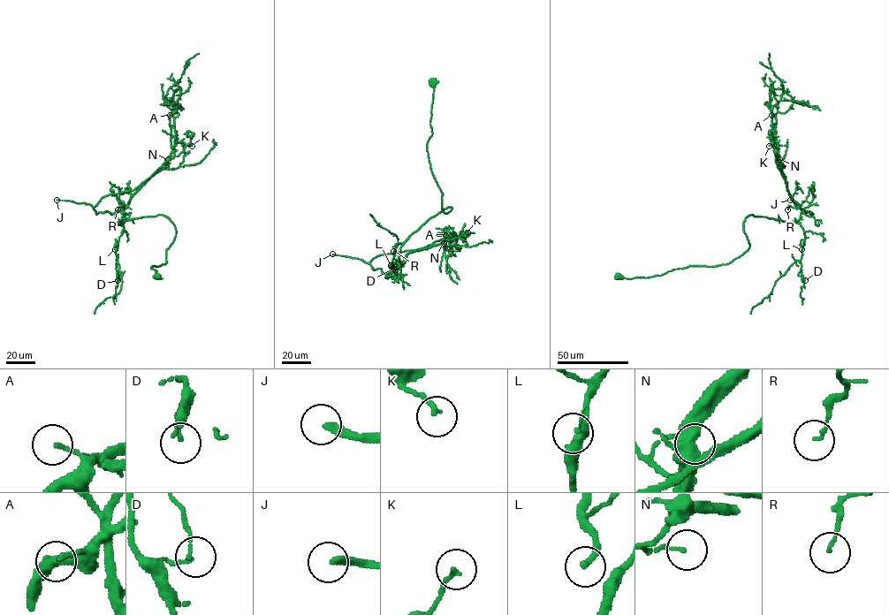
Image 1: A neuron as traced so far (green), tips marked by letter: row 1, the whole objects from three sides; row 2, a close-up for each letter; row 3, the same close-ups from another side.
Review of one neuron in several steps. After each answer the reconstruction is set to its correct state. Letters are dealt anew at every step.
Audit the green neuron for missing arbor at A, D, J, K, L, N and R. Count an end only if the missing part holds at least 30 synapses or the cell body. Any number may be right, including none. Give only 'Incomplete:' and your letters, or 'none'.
Incomplete: J, L

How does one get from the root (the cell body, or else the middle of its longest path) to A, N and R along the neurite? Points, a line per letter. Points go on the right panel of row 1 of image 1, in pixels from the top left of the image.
A: (619, 277), (727, 264), (749, 246), (743, 227), (748, 215), (799, 219), (803, 210), (778, 163), (771, 115)
N: (619, 277), (727, 264), (749, 246), (743, 227), (748, 215), (797, 221), (803, 210), (789, 194), (779, 159)
R: (619, 277), (727, 264), (749, 246), (743, 227), (748, 216), (793, 222), (803, 210), (801, 205), (787, 209)

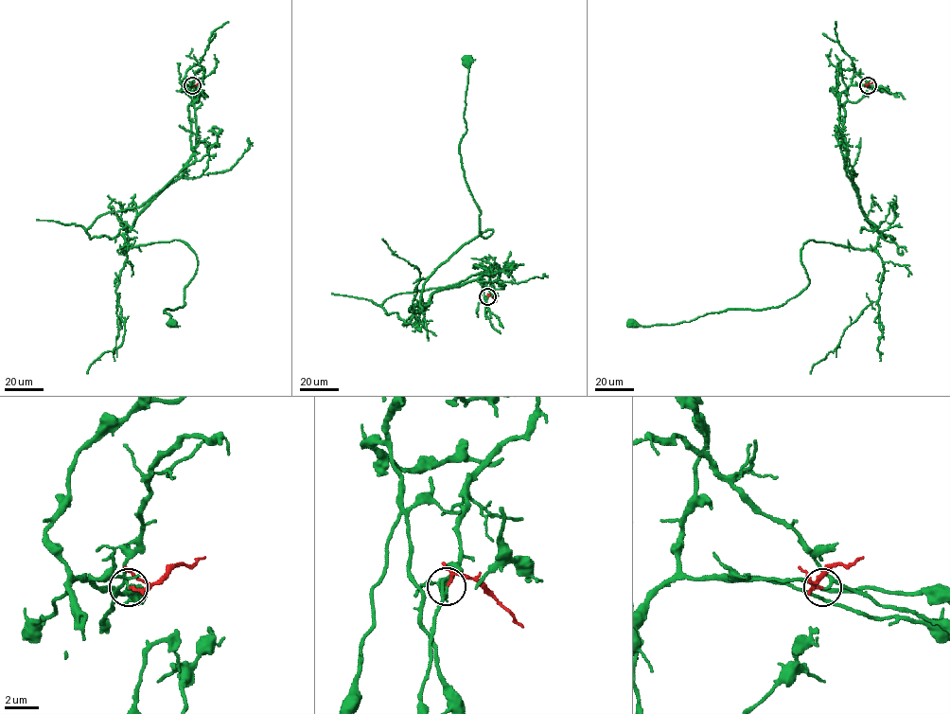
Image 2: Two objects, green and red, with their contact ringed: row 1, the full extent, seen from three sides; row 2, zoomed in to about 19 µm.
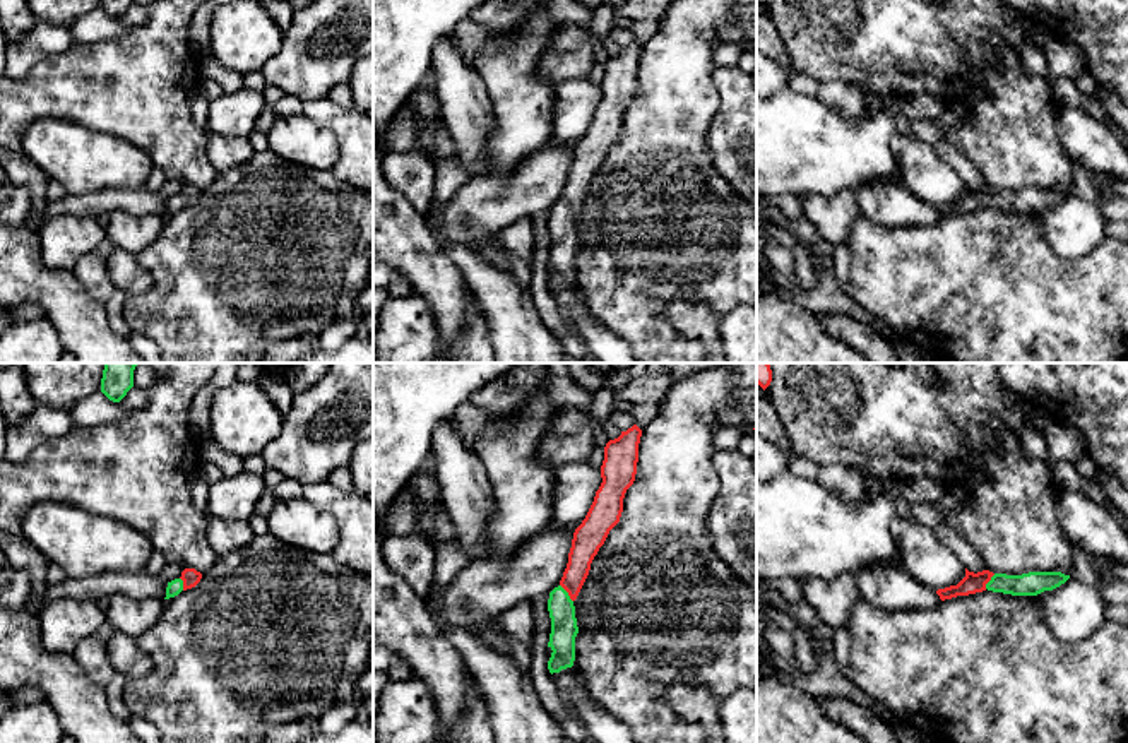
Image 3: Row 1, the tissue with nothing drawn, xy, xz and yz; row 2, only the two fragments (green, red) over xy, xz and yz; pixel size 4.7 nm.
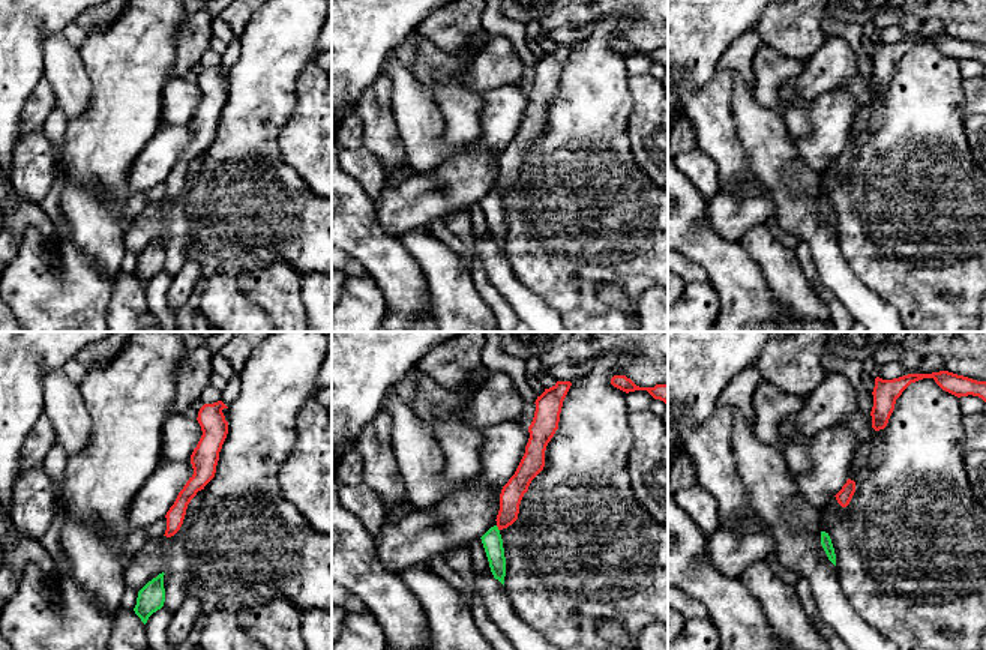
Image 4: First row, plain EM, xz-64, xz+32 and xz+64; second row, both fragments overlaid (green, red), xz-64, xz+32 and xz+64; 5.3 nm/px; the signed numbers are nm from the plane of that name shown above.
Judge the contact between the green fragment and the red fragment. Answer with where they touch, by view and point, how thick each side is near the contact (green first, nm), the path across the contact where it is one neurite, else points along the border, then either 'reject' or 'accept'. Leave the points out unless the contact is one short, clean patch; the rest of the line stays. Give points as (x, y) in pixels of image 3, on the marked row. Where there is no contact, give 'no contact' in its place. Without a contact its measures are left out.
meets green in xz at (567, 593); 130 nm thick on the green side, 140 nm on the other; runs through xz (562, 612), (567, 593), (586, 543); accept

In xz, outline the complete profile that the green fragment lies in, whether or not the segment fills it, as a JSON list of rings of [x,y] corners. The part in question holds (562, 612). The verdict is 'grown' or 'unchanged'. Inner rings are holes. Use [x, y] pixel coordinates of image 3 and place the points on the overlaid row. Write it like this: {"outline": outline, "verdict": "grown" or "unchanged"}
{"outline": [[[633,425],[606,443],[601,466],[603,483],[585,519],[573,532],[568,563],[560,585],[549,592],[551,633],[548,647],[553,652],[548,669],[551,675],[573,666],[575,637],[579,633],[573,601],[589,575],[594,556],[609,531],[620,522],[625,493],[637,474],[640,437],[642,430]]], "verdict": "grown"}

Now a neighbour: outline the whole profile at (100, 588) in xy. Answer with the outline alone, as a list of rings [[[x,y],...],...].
[[[145,570],[132,572],[103,572],[84,579],[67,577],[62,584],[50,584],[45,589],[45,604],[62,599],[92,601],[103,604],[115,594],[137,599],[166,597],[168,584],[157,575]]]

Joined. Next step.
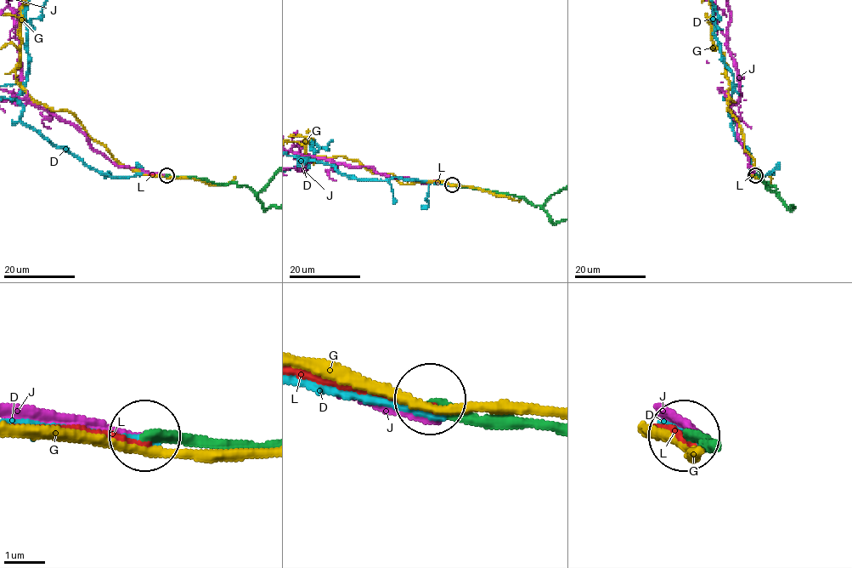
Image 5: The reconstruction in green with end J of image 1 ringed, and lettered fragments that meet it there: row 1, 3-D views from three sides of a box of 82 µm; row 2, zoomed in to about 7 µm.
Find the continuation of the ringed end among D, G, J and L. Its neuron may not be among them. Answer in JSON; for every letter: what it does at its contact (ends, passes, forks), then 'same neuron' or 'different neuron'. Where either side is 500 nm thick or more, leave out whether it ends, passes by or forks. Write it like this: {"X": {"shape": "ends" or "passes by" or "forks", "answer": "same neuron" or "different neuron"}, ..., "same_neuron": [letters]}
{"D": {"shape": "ends", "answer": "different neuron"}, "G": {"shape": "passes by", "answer": "different neuron"}, "J": {"shape": "ends", "answer": "different neuron"}, "L": {"shape": "ends", "answer": "different neuron"}, "same_neuron": []}

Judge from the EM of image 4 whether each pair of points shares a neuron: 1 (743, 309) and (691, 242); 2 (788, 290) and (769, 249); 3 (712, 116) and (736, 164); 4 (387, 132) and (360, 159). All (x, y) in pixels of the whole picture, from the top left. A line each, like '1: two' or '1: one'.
1: one
2: one
3: one
4: two

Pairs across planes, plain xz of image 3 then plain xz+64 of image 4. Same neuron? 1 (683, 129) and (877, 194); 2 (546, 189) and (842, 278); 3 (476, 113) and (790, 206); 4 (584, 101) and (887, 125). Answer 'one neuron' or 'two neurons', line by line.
1: one neuron
2: two neurons
3: one neuron
4: two neurons

